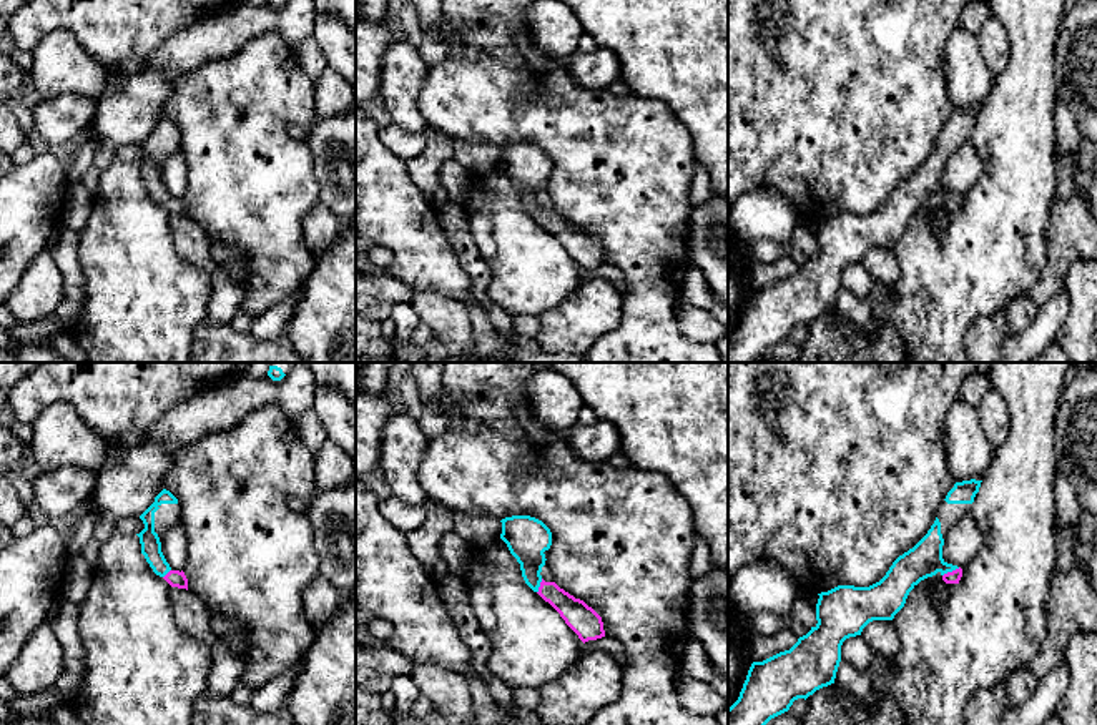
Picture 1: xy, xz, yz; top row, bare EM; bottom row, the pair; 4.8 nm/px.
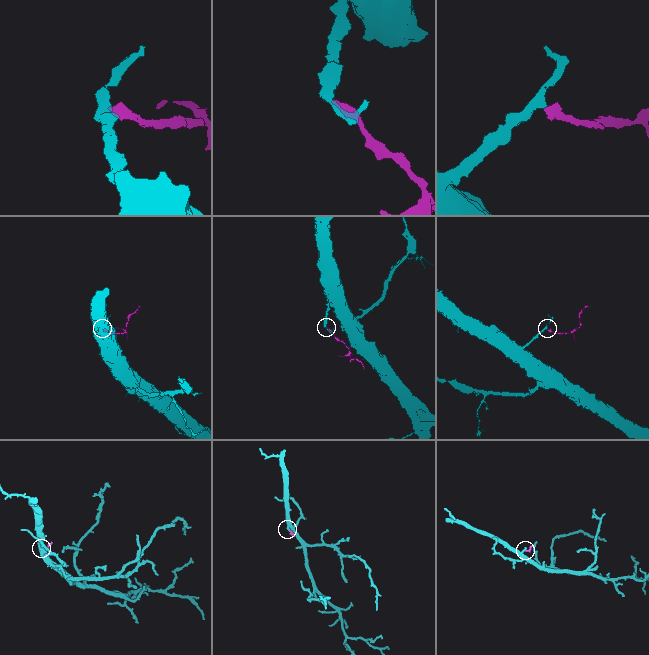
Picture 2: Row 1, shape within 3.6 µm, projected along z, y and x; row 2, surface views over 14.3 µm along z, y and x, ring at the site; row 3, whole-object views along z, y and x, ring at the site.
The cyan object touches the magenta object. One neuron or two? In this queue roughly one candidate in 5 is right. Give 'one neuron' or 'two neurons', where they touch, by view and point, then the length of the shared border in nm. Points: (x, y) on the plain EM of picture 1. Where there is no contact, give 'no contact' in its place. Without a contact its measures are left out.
one neuron | yz (951, 198) | 100 nm

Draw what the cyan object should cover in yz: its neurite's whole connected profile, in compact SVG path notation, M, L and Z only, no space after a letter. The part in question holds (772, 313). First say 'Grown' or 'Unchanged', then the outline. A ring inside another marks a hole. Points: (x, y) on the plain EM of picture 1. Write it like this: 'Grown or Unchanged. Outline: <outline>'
Grown. Outline: M976 106L956 110L927 161L913 176L899 183L879 210L869 215L838 213L818 221L818 251L799 264L790 278L751 291L738 328L728 336L728 362L756 362L771 346L788 339L794 328L806 328L816 318L834 311L843 269L861 263L863 256L873 248L893 248L904 234L909 219L921 208L939 200L946 211L959 211L962 196L942 186L944 165L961 145L971 141L971 131L981 110Z

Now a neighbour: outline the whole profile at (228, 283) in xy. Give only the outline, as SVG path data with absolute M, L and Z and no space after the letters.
M213 244L211 259L216 273L211 278L213 294L206 308L209 324L229 324L241 311L246 291L248 261L239 246Z

